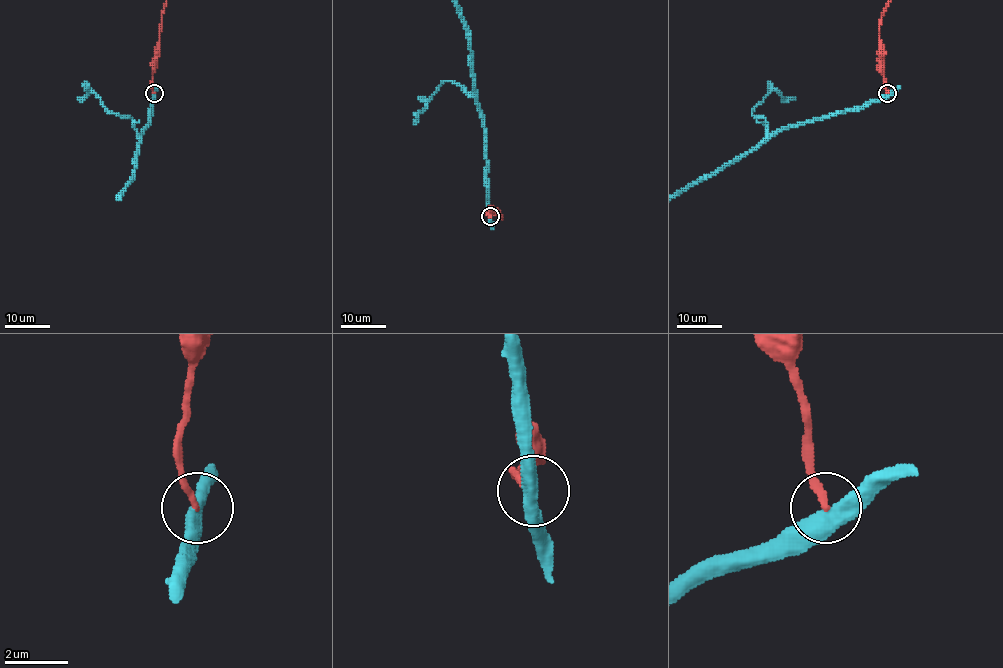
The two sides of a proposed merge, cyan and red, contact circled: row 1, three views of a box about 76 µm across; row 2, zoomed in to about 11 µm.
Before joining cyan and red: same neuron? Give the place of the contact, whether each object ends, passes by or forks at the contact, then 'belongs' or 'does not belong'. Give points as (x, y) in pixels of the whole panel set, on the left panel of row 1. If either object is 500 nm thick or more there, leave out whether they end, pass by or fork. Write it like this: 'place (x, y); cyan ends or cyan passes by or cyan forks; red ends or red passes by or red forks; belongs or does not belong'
place (154, 93); cyan passes by; red ends; does not belong

